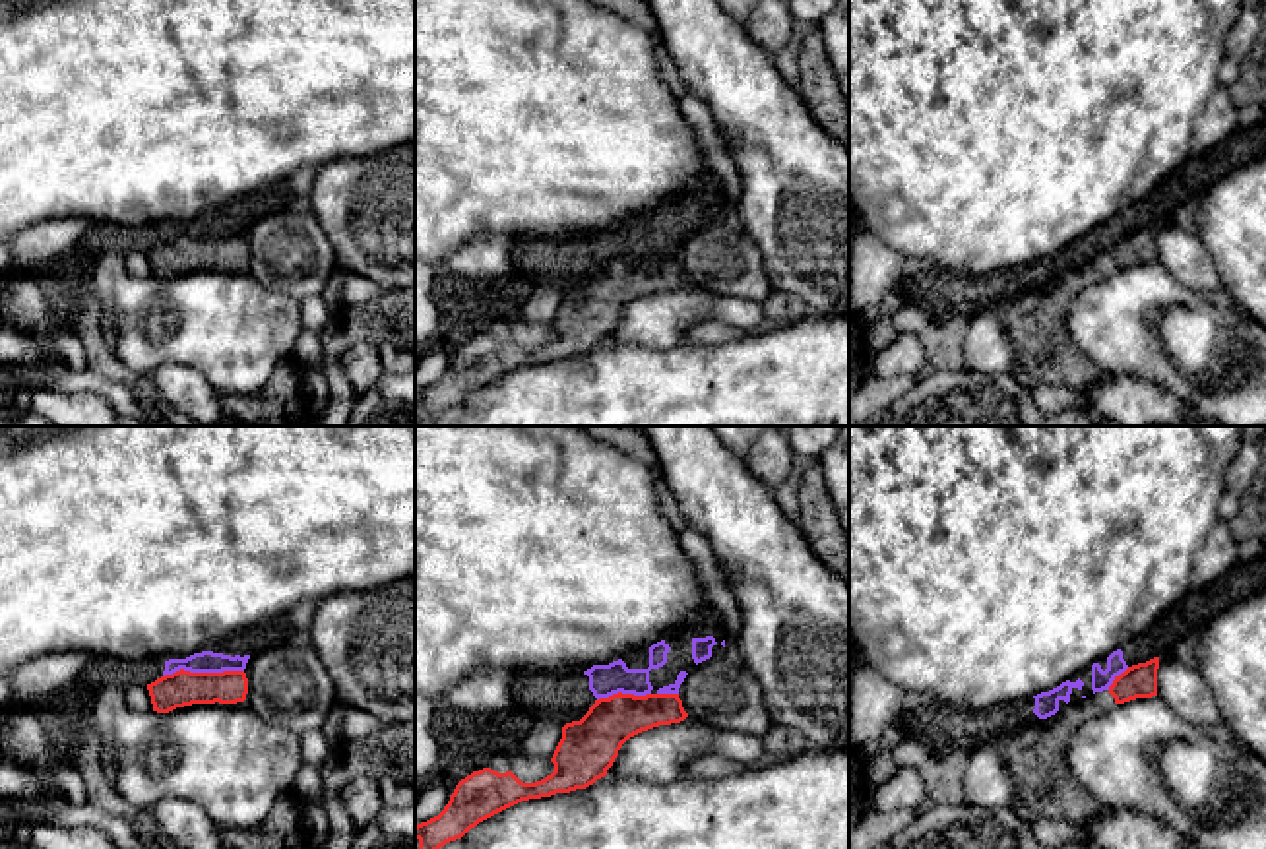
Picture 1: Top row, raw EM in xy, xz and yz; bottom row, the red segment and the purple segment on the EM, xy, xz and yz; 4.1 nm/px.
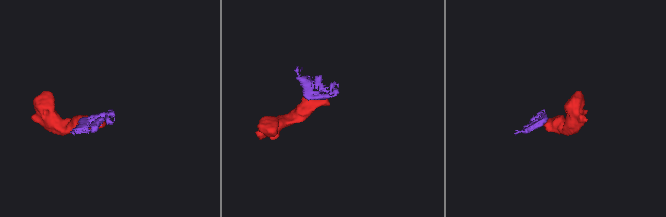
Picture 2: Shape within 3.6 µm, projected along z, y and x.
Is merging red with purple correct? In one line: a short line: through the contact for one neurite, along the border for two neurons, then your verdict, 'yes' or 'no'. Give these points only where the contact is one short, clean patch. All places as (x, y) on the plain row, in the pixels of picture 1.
xy (243, 235), (177, 235), (163, 243) | no

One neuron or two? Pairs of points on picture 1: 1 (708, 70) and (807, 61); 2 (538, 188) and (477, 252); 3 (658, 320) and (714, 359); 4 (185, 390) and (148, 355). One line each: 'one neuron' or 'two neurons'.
1: two neurons
2: two neurons
3: two neurons
4: two neurons

